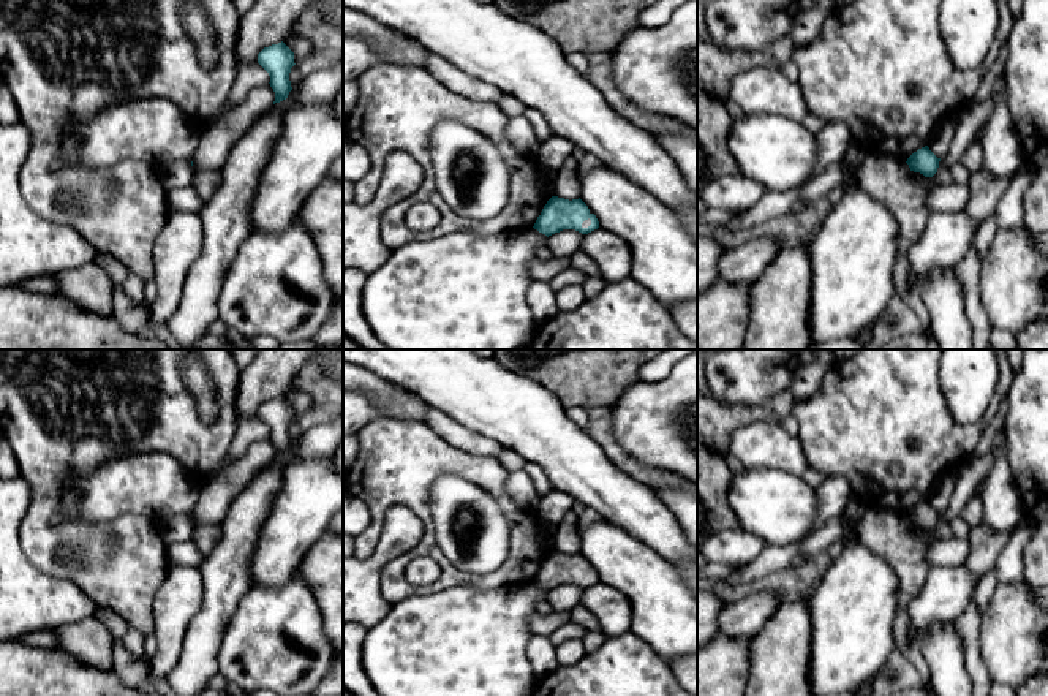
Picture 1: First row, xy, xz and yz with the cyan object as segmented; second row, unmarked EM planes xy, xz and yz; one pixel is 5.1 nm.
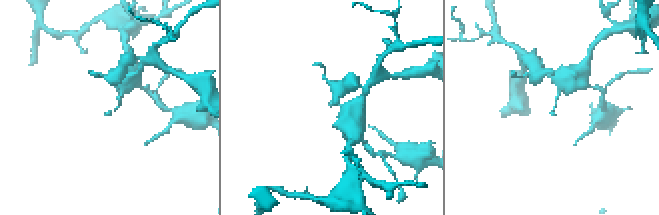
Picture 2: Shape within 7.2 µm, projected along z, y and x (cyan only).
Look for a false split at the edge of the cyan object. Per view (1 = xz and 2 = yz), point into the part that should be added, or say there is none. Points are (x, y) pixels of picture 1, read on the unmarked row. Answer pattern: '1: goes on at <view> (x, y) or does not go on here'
1: does not go on here
2: does not go on here

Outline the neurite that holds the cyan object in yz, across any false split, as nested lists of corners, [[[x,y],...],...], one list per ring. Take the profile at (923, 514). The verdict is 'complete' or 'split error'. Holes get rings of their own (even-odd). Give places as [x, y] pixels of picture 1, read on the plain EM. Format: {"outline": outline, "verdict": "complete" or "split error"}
{"outline": [[[928,500],[918,503],[907,513],[910,525],[920,527],[925,531],[933,531],[937,527],[941,513],[937,513]]], "verdict": "complete"}

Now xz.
{"outline": [[[552,550],[533,582],[547,592],[563,584],[575,584],[588,588],[599,582],[599,576],[580,552],[569,555]]], "verdict": "complete"}

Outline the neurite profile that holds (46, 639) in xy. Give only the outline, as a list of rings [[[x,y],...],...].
[[[49,630],[28,631],[19,637],[24,644],[46,649],[46,650],[65,650],[60,639]]]

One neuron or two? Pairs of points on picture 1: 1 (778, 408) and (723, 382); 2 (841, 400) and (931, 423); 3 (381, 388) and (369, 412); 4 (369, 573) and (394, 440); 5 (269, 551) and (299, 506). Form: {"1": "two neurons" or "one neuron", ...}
{"1": "two neurons", "2": "one neuron", "3": "two neurons", "4": "two neurons", "5": "one neuron"}

